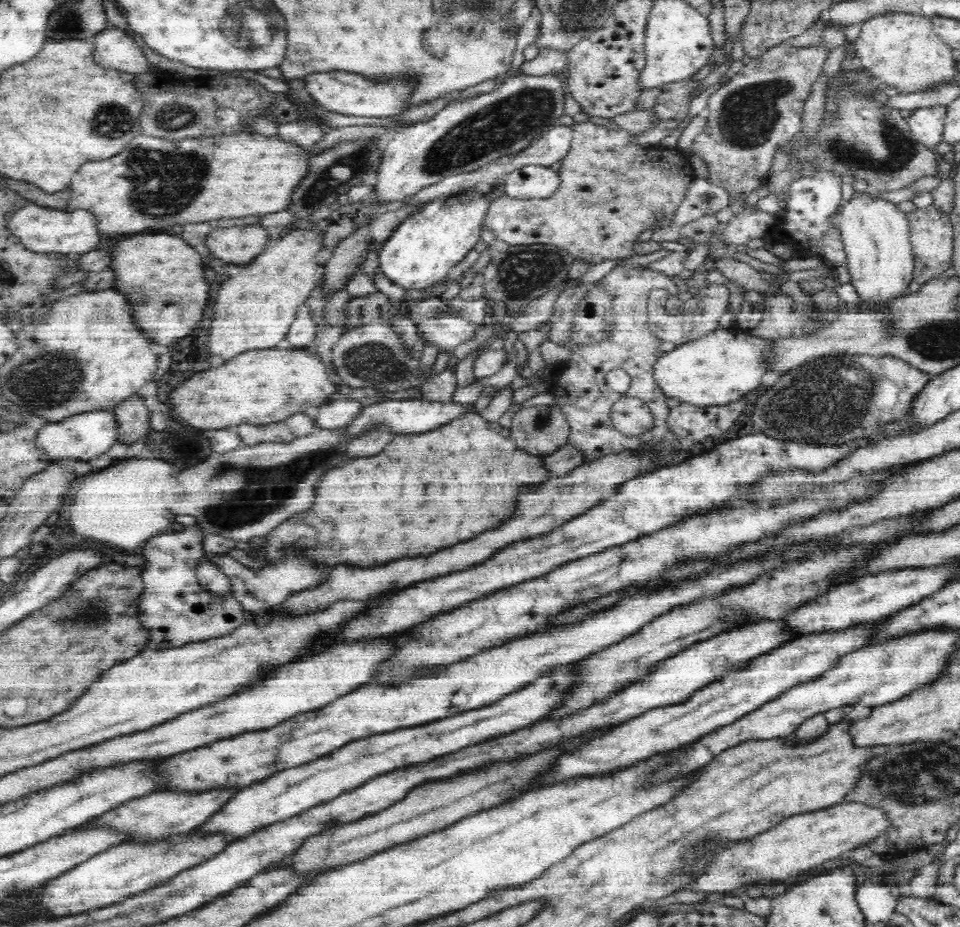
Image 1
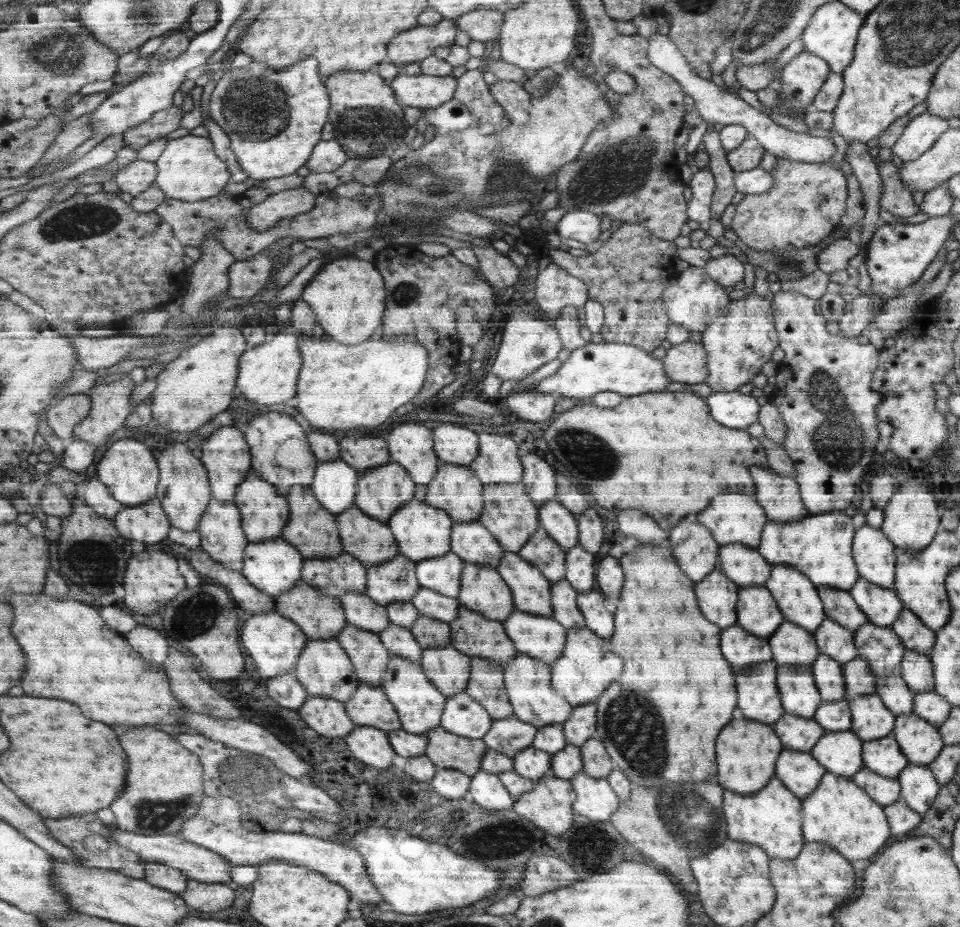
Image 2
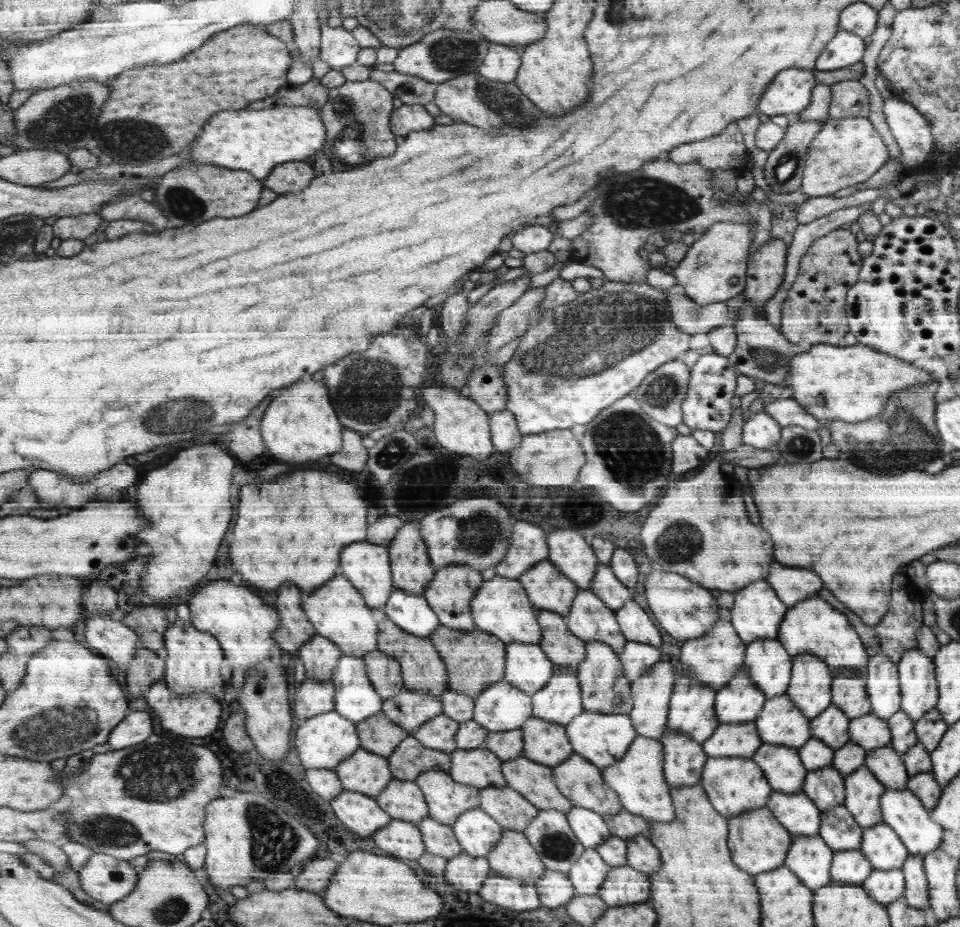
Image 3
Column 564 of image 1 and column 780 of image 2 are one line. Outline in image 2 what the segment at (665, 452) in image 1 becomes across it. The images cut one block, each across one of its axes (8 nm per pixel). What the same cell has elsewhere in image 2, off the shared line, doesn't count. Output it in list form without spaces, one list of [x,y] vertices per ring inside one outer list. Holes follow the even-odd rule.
[[[752,466],[752,478],[756,478],[756,486],[760,486],[760,490],[756,490],[756,496],[760,506],[767,510],[769,519],[789,523],[808,516],[799,483],[794,478],[757,466]]]

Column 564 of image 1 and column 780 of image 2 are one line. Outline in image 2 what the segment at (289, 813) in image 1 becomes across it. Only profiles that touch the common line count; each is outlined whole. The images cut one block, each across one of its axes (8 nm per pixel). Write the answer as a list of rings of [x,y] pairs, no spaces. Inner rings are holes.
[[[779,665],[778,687],[788,714],[812,719],[823,703],[811,666]]]

